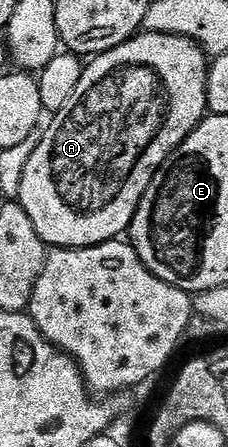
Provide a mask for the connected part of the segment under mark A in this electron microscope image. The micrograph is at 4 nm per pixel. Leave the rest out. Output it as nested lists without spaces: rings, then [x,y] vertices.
[[[147,32],[136,33],[124,43],[118,44],[117,47],[102,51],[85,65],[82,80],[78,80],[78,89],[74,91],[74,96],[70,96],[70,104],[66,104],[66,108],[58,111],[51,119],[52,123],[46,126],[42,136],[42,144],[38,144],[34,156],[30,156],[29,162],[26,163],[26,172],[22,175],[22,188],[18,201],[26,212],[26,216],[30,216],[38,236],[44,243],[52,248],[97,246],[103,242],[119,239],[123,235],[120,233],[123,230],[125,233],[131,227],[142,196],[146,196],[146,188],[150,188],[154,176],[162,168],[164,161],[188,139],[190,132],[198,129],[209,113],[208,101],[206,100],[209,65],[209,59],[200,49],[199,44],[192,42],[189,38],[183,38],[177,34],[149,34]]]

